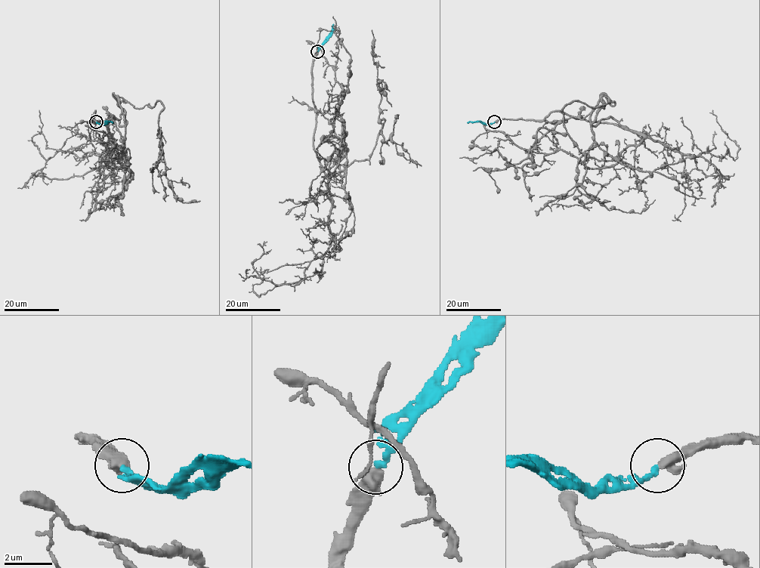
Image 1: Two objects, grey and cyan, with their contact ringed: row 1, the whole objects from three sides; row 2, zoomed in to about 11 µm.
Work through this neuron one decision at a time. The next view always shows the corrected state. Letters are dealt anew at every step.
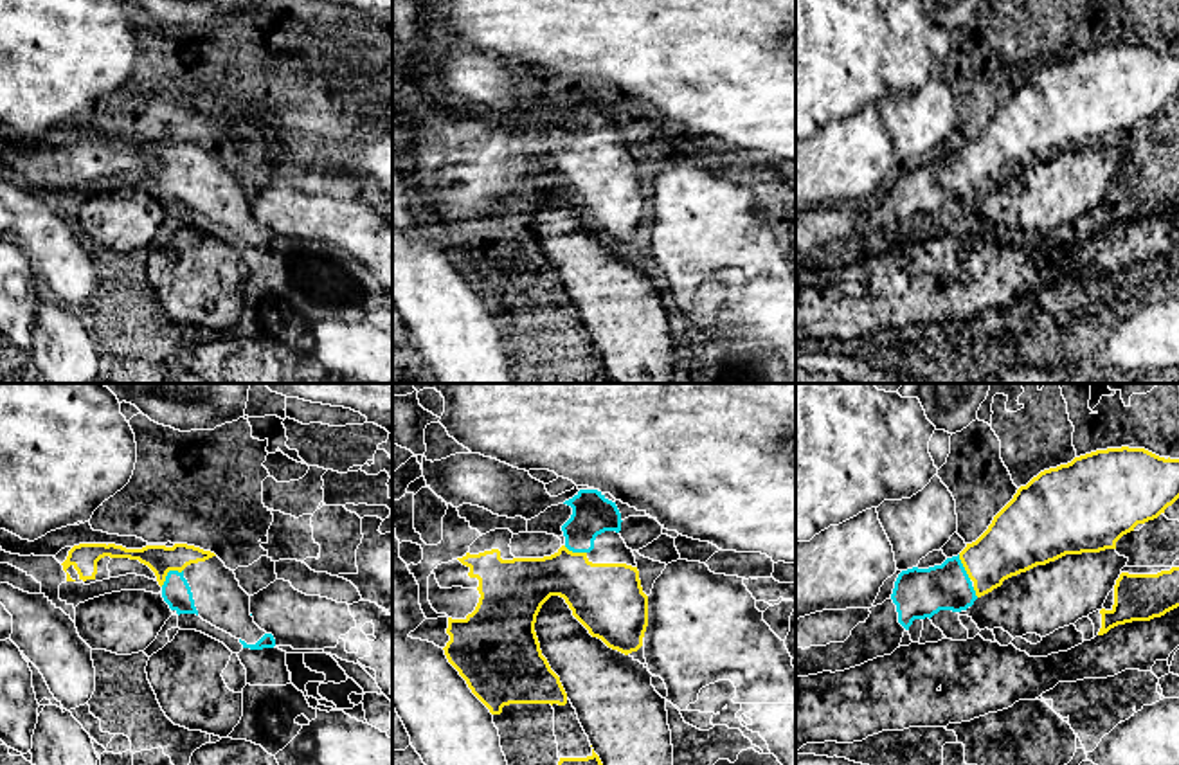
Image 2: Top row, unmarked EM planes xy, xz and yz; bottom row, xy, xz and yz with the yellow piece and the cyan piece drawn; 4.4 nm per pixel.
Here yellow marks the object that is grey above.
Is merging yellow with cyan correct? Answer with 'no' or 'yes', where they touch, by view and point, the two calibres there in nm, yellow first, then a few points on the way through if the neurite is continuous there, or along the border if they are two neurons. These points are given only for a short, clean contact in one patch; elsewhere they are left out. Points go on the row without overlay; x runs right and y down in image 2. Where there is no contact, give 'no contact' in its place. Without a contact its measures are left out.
yes; meets yellow in xy at (168, 168); 120 nm thick on the yellow side, 130 nm on the other; runs through xy (159, 155), (168, 168), (177, 189)

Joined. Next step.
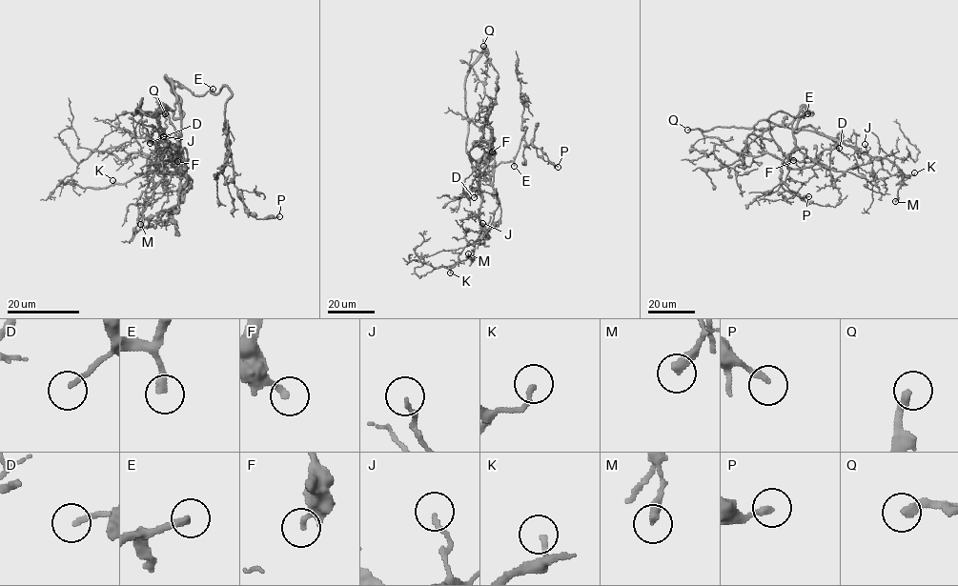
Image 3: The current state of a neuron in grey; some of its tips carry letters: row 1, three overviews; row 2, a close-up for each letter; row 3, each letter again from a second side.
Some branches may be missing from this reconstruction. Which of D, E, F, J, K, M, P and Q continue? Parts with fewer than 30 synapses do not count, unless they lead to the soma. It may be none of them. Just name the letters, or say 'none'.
D, E, Q

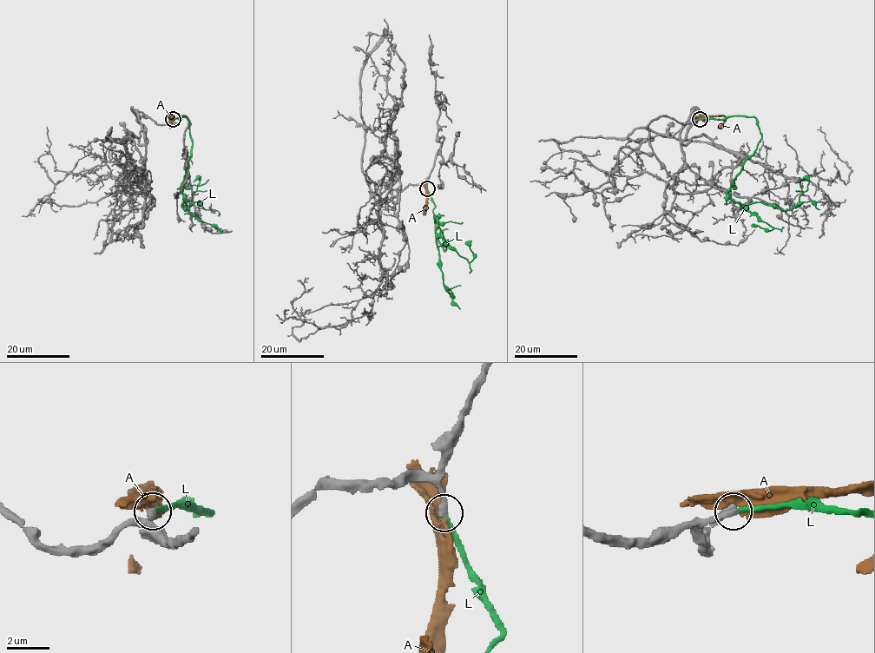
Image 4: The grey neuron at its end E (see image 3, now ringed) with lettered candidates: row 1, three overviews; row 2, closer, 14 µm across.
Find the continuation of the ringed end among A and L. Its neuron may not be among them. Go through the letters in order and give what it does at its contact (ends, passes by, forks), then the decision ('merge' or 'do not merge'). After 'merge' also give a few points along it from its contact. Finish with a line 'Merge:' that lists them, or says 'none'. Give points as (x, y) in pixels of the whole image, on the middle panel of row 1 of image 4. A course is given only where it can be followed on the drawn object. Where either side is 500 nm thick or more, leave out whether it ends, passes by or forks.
A: it ends | do not merge
L: it ends | merge | via (427, 189), (435, 206), (436, 235), (444, 251), (445, 240), (436, 217), (442, 280), (453, 298), (447, 288)
Merge: L

